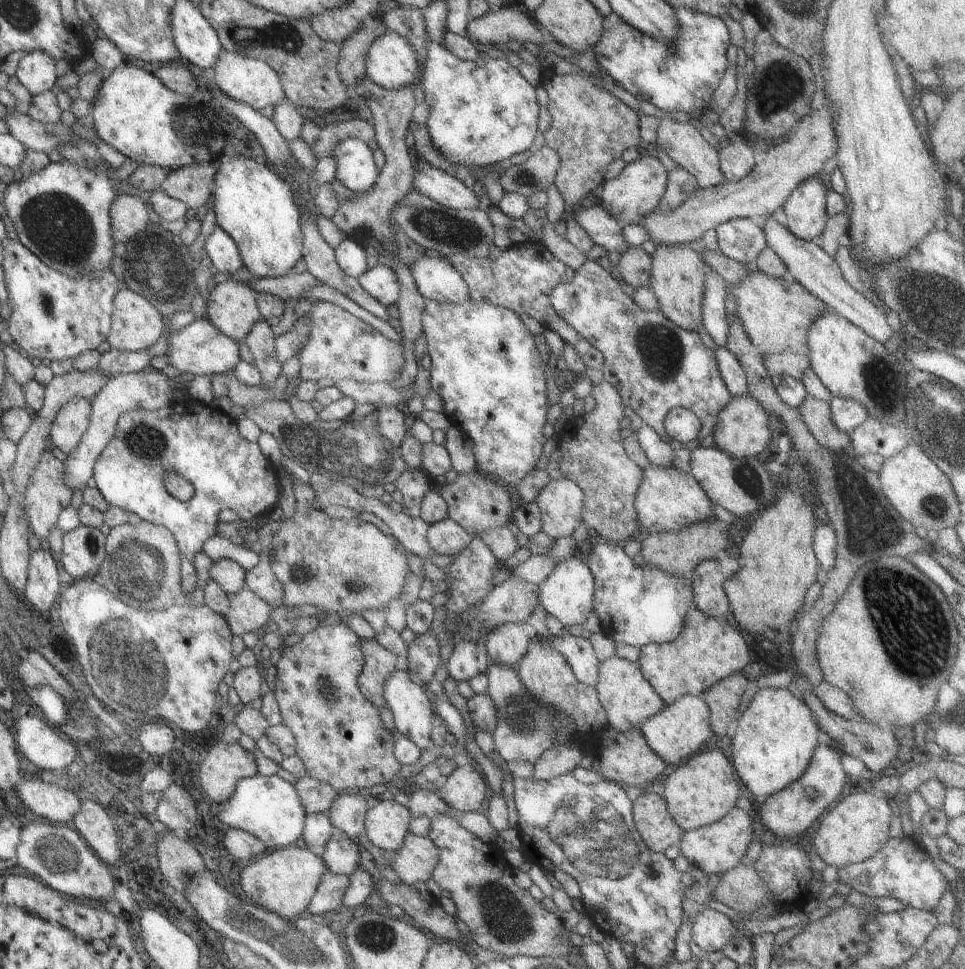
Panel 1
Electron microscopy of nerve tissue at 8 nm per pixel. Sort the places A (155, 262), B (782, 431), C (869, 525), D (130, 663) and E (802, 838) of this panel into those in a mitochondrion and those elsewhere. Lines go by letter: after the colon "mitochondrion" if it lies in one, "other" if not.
A: mitochondrion
B: other
C: mitochondrion
D: mitochondrion
E: other

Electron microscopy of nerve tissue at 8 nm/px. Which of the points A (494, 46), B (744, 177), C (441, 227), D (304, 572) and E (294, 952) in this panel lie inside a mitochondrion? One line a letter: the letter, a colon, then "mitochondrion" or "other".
A: other
B: other
C: mitochondrion
D: mitochondrion
E: mitochondrion

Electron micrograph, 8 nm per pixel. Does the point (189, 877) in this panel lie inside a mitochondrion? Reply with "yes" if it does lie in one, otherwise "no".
no

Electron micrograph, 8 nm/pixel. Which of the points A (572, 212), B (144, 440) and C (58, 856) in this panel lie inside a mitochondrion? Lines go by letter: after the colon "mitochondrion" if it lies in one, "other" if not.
A: other
B: mitochondrion
C: mitochondrion

